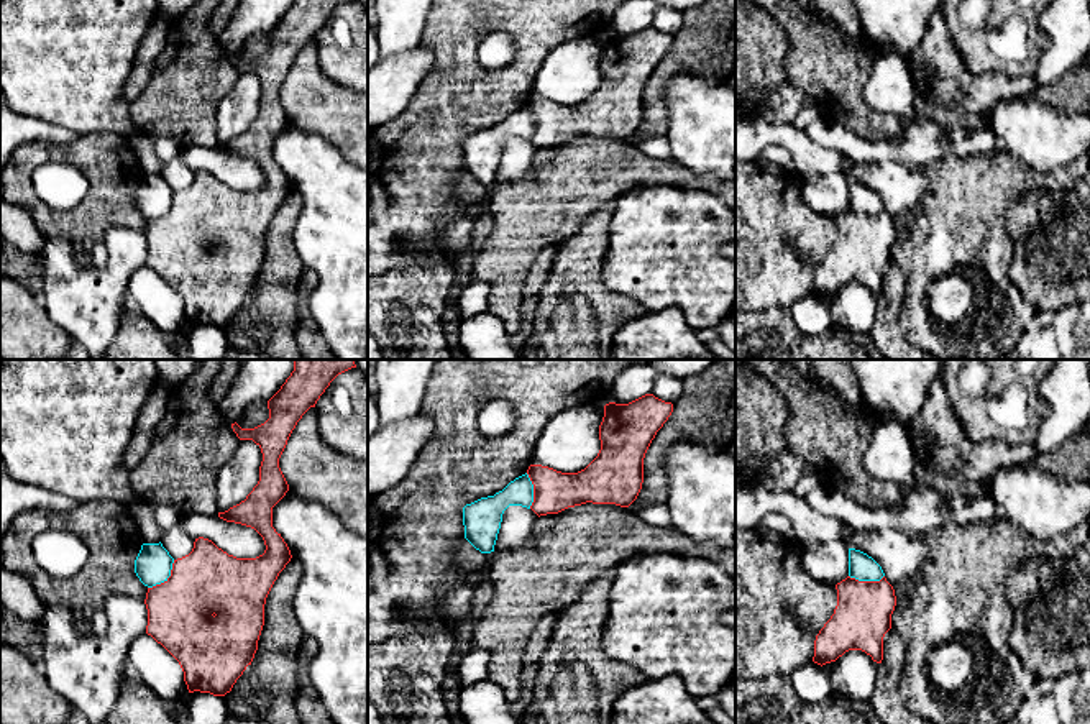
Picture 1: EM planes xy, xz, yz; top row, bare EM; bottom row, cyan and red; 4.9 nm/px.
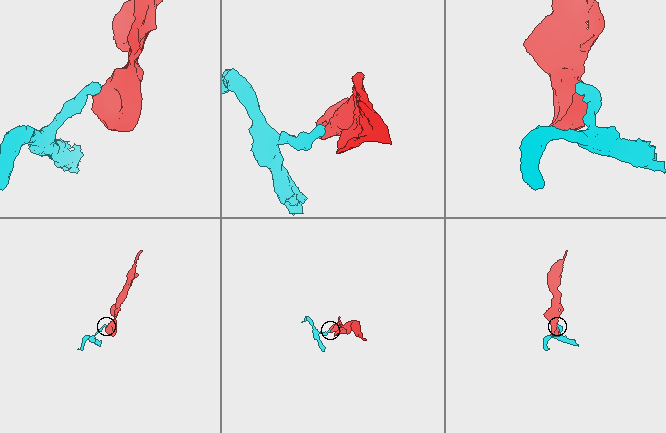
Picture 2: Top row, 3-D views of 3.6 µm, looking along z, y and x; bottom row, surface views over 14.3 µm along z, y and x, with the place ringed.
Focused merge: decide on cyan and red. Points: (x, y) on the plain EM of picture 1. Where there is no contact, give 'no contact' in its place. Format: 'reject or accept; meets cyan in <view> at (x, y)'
reject; meets cyan in xy at (166, 210)

